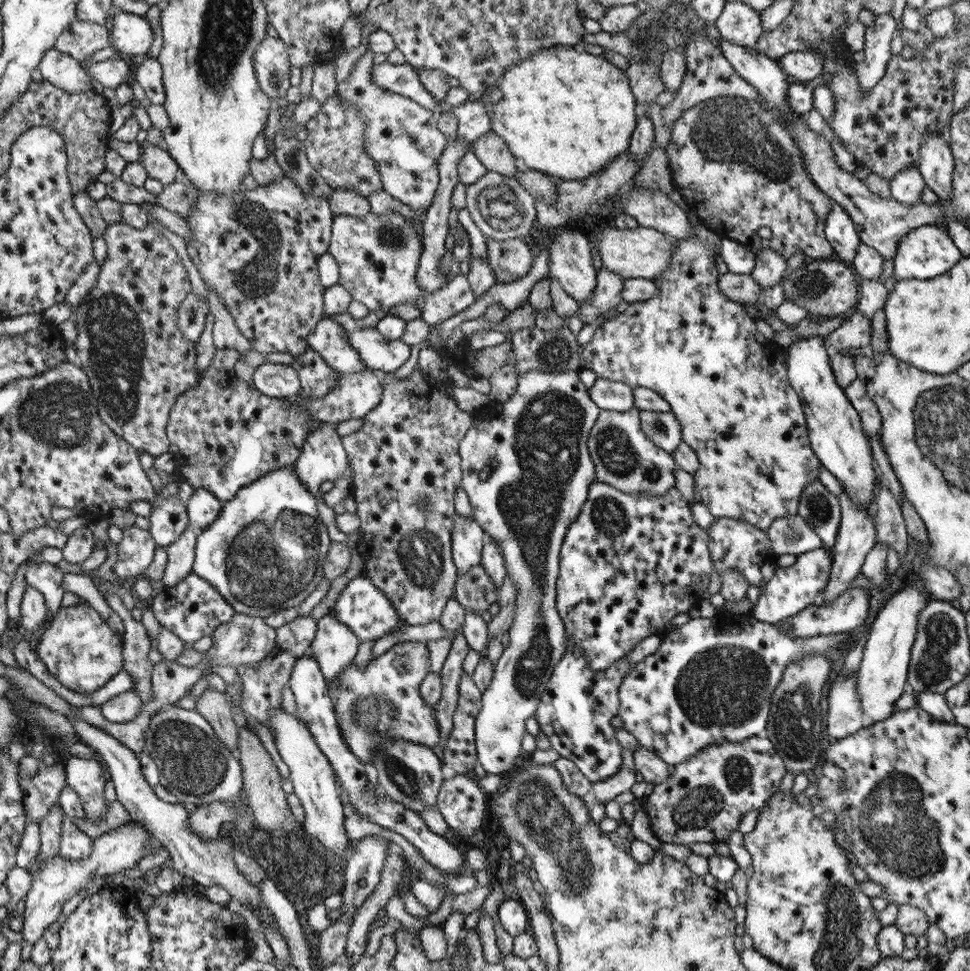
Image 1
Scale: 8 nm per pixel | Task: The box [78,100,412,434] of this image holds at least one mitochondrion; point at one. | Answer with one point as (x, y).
(118, 338)

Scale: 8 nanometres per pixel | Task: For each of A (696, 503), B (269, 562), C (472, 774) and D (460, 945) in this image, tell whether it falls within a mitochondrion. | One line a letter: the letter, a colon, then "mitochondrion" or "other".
A: other
B: mitochondrion
C: other
D: other

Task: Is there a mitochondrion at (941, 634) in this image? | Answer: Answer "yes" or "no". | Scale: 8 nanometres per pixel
yes

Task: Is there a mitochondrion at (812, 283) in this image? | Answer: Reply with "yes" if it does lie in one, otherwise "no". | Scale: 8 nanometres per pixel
yes

